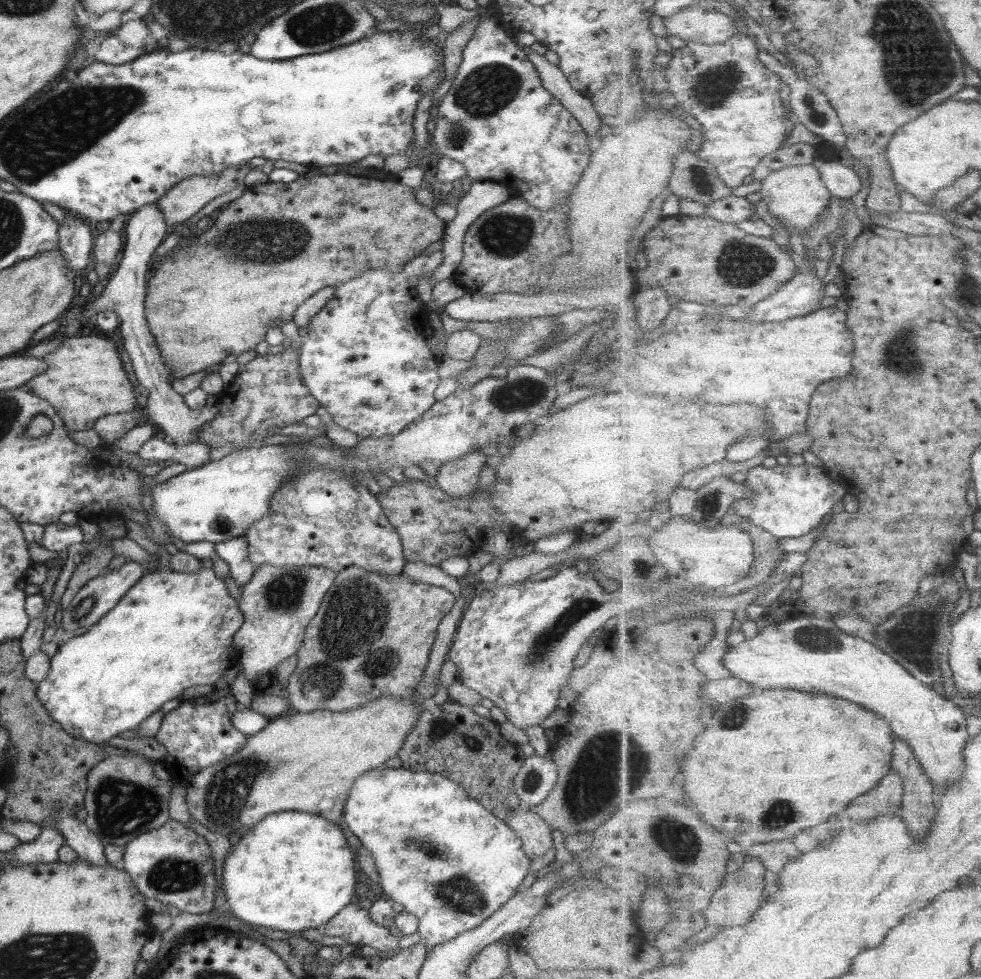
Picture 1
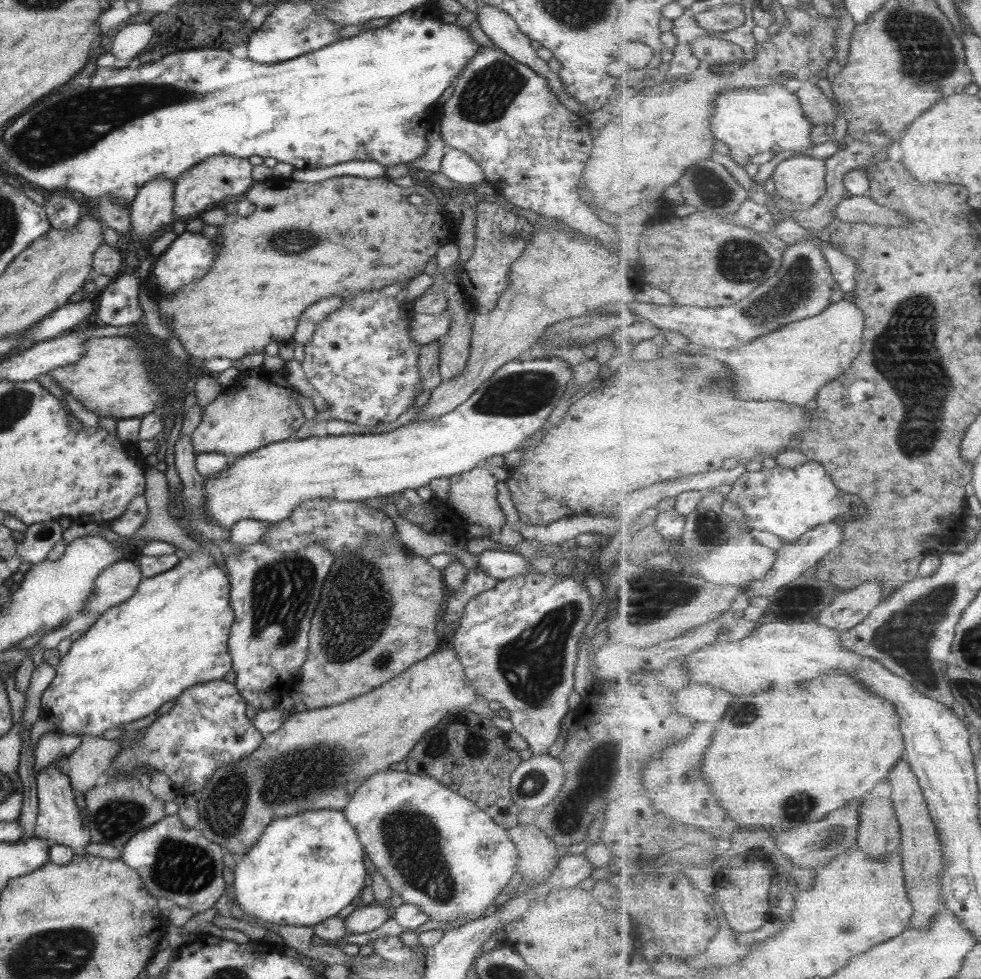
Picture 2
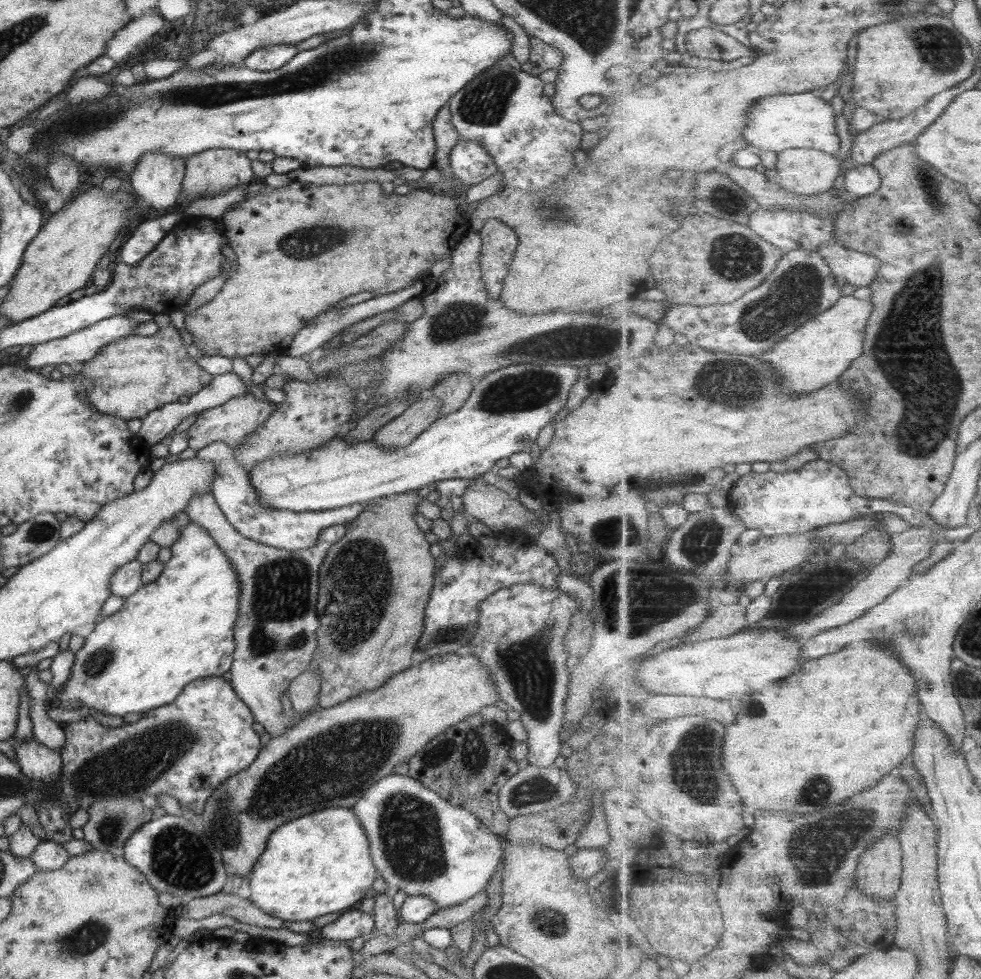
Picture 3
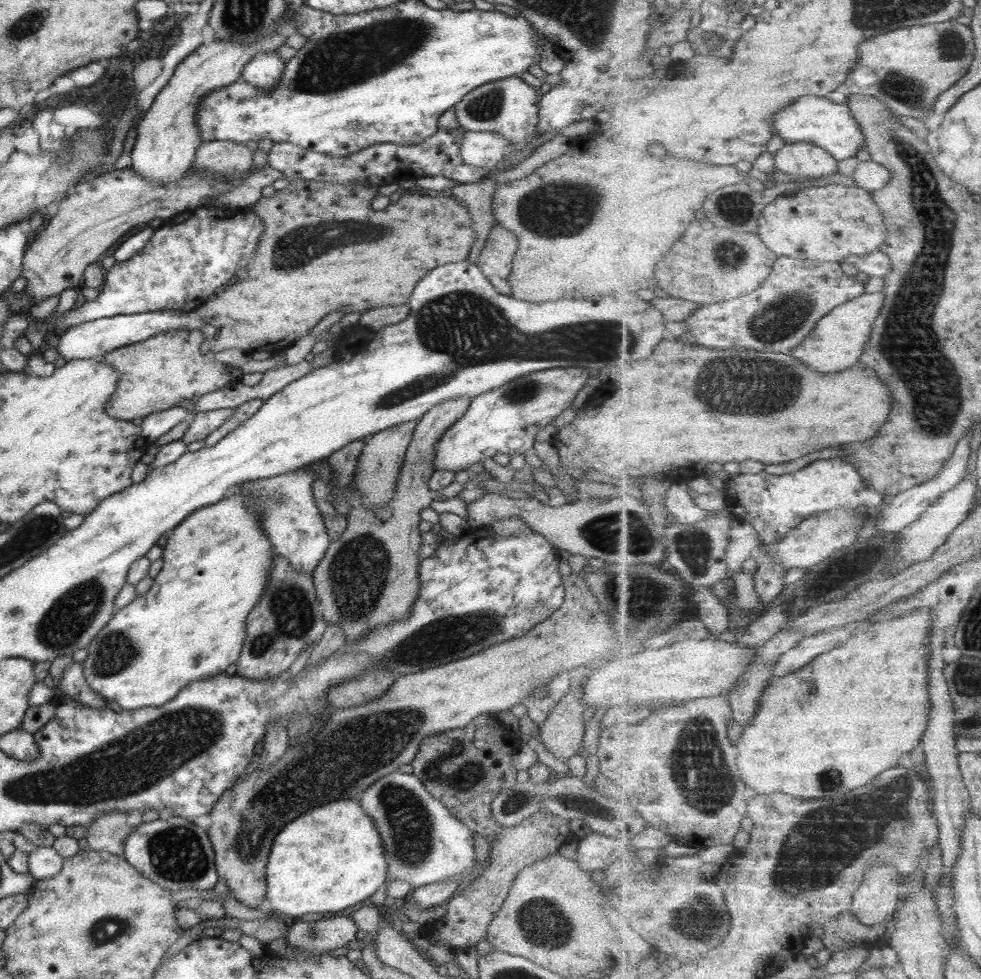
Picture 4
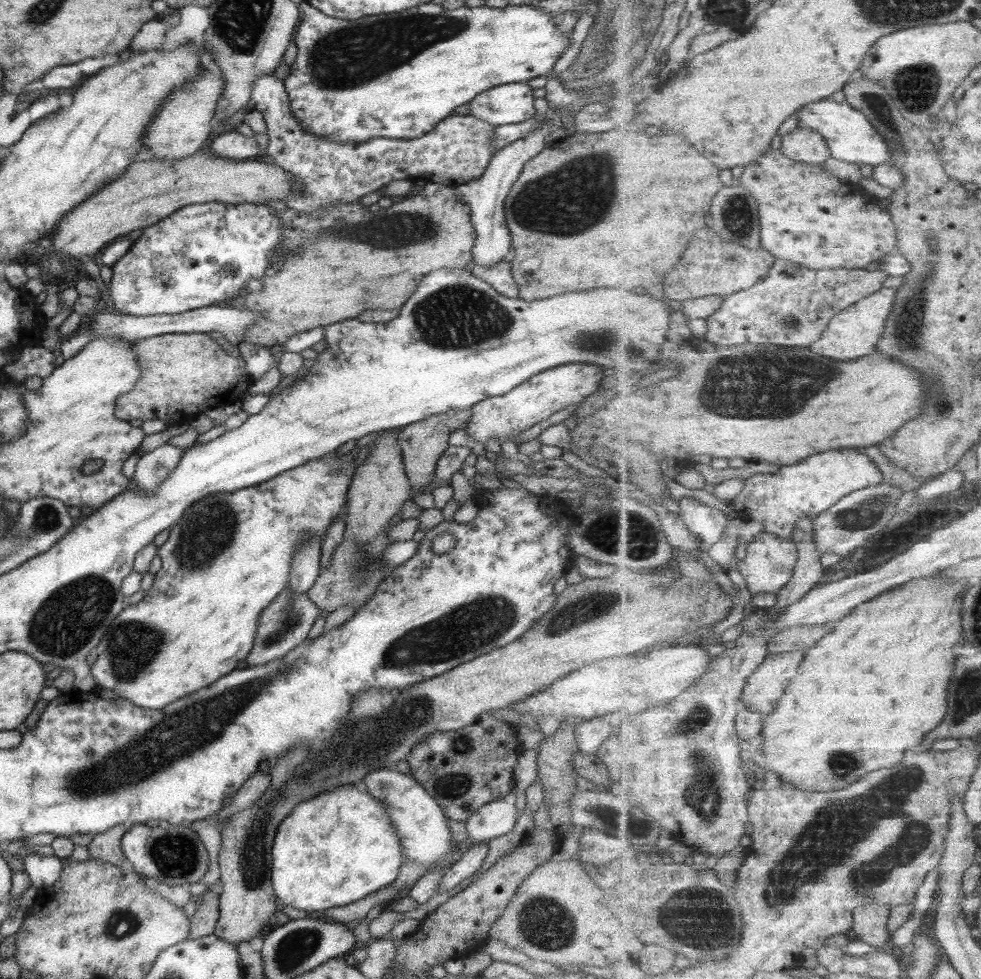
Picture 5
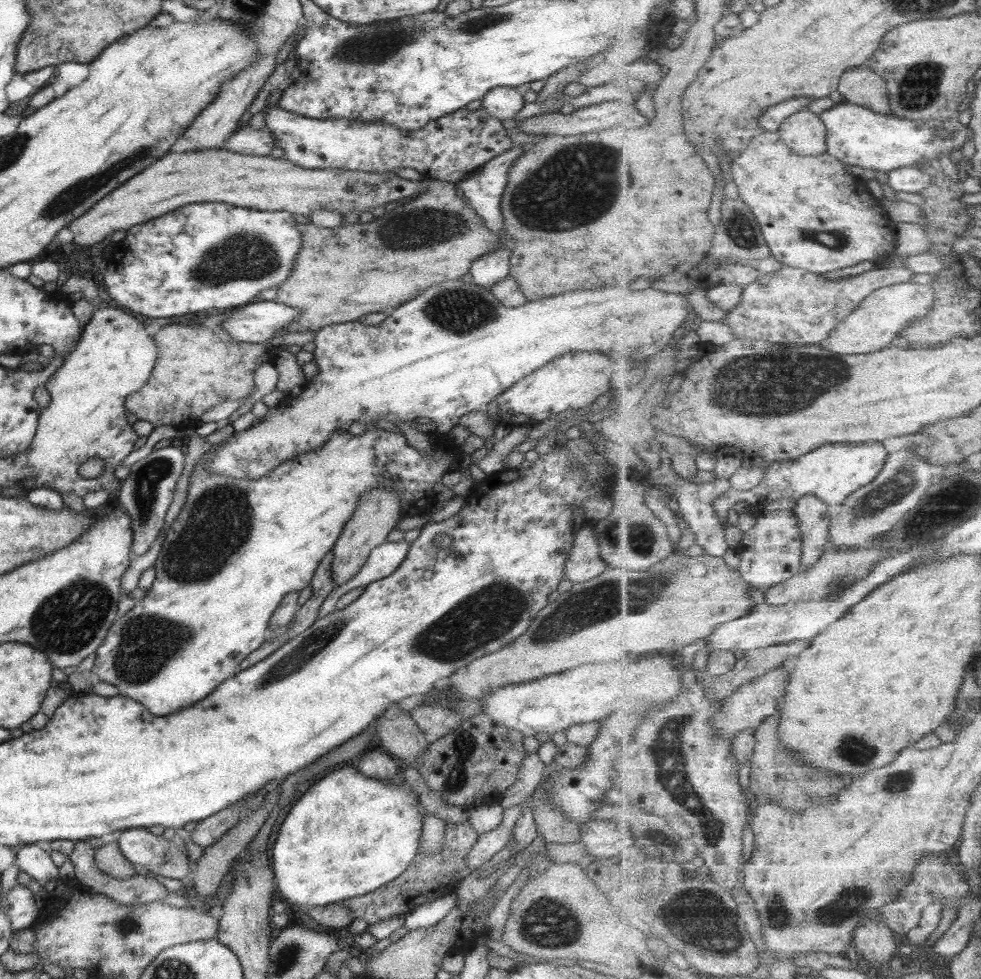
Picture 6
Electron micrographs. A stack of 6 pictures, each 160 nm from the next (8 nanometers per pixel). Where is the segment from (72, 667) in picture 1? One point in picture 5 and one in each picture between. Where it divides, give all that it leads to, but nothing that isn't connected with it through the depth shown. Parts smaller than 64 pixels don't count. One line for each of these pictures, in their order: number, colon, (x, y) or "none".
2: (171, 633)
3: (178, 628)
4: (190, 624)
5: (228, 555)

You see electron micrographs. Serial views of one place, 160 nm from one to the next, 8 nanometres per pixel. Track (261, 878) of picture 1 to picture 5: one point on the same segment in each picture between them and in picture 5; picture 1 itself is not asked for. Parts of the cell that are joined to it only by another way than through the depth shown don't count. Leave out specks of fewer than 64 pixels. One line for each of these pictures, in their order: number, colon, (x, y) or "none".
2: (304, 869)
3: (318, 864)
4: (331, 858)
5: (346, 829)

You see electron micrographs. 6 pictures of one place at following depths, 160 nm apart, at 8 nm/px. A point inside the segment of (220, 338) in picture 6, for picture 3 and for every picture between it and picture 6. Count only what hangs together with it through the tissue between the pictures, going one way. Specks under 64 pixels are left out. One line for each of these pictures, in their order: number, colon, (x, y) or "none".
3: (142, 373)
4: (156, 374)
5: (181, 375)

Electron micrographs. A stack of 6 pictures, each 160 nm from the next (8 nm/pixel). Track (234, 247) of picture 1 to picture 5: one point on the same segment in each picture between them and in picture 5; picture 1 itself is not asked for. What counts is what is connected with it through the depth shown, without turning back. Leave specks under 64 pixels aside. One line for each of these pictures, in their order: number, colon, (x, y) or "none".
2: (299, 234)
3: (286, 239)
4: (305, 263)
5: (360, 259)

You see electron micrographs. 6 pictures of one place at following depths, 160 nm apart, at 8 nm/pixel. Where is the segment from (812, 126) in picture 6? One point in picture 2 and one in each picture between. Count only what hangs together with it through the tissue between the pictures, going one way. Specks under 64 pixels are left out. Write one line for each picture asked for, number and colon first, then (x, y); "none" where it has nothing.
2: (801, 179)
3: (808, 171)
4: (806, 159)
5: (802, 144)

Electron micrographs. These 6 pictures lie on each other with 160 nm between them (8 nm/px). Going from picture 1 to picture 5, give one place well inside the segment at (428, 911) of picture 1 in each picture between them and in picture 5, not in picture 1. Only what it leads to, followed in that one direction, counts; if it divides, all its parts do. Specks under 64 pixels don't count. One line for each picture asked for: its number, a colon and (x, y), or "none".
2: (436, 850)
3: (419, 844)
4: (422, 842)
5: (422, 829)

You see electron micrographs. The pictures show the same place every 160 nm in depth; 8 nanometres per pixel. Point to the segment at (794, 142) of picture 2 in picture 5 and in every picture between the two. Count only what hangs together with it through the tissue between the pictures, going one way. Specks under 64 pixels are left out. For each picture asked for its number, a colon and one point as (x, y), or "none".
3: (778, 123)
4: (815, 119)
5: (852, 137)

